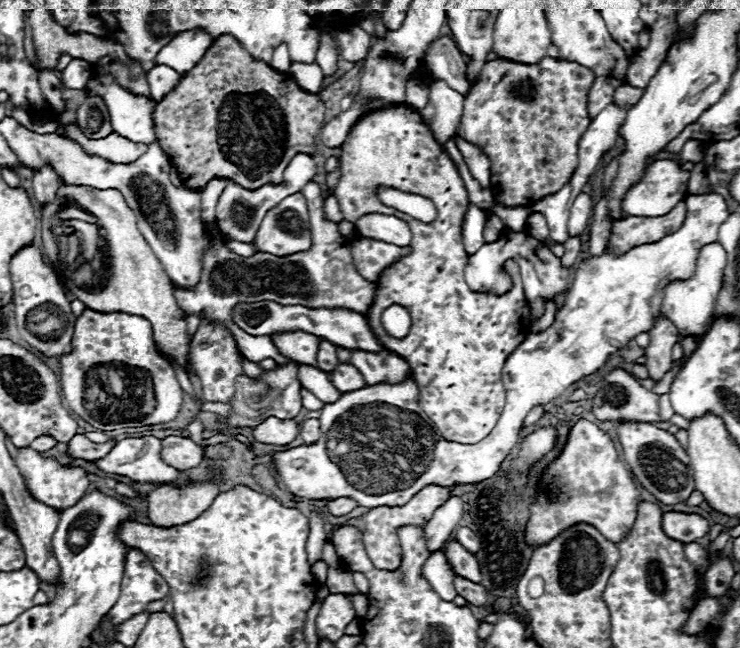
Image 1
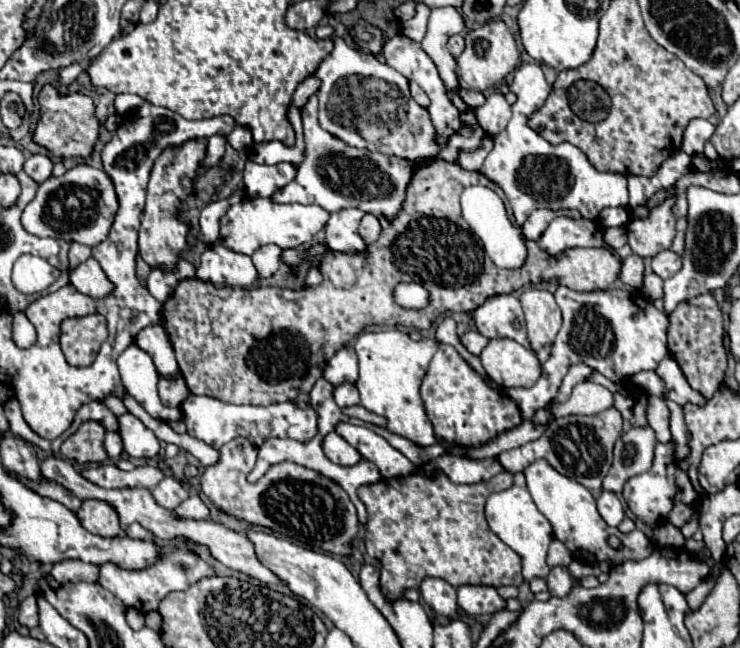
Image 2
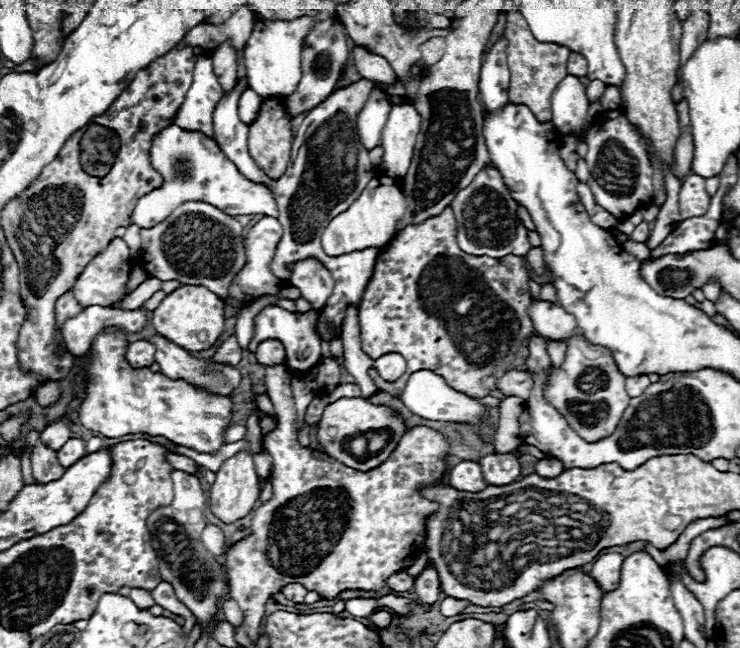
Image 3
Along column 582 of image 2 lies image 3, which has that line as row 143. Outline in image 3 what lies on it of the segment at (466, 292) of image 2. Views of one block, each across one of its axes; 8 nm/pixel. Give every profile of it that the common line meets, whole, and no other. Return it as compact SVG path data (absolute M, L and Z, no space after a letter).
M266 98L262 102L262 108L256 116L256 120L250 124L250 134L248 134L248 150L258 168L272 180L278 180L288 164L290 164L290 150L292 150L292 128L290 128L292 118L288 116L284 108L284 98Z

